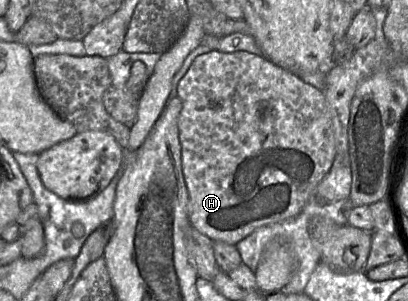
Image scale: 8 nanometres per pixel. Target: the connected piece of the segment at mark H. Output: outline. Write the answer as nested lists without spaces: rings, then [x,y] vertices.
[[[210,51],[198,56],[193,61],[178,83],[177,95],[182,103],[178,129],[182,171],[188,192],[187,214],[192,227],[213,242],[221,241],[236,245],[260,227],[291,220],[302,213],[311,193],[330,171],[336,155],[330,114],[324,93],[321,90],[306,83],[298,75],[275,65],[263,55],[255,55],[246,51],[232,53]]]

